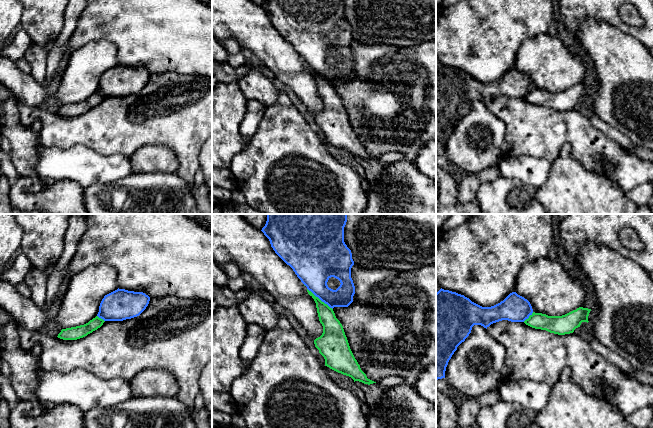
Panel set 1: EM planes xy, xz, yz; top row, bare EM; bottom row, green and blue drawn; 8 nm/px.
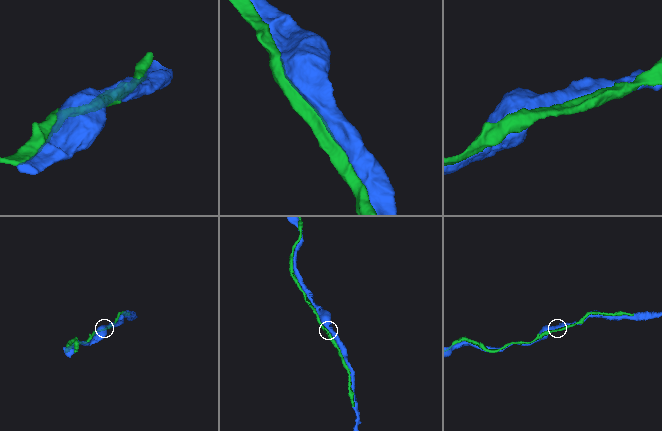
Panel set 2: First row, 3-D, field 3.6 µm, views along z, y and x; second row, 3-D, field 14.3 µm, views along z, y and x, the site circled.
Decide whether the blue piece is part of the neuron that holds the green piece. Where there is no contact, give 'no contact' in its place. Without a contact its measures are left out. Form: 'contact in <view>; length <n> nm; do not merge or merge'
contact in xz; length 260 nm; merge

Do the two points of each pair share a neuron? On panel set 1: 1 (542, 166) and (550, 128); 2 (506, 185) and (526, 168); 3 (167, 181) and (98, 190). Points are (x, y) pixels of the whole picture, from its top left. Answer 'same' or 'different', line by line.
1: different
2: different
3: same

